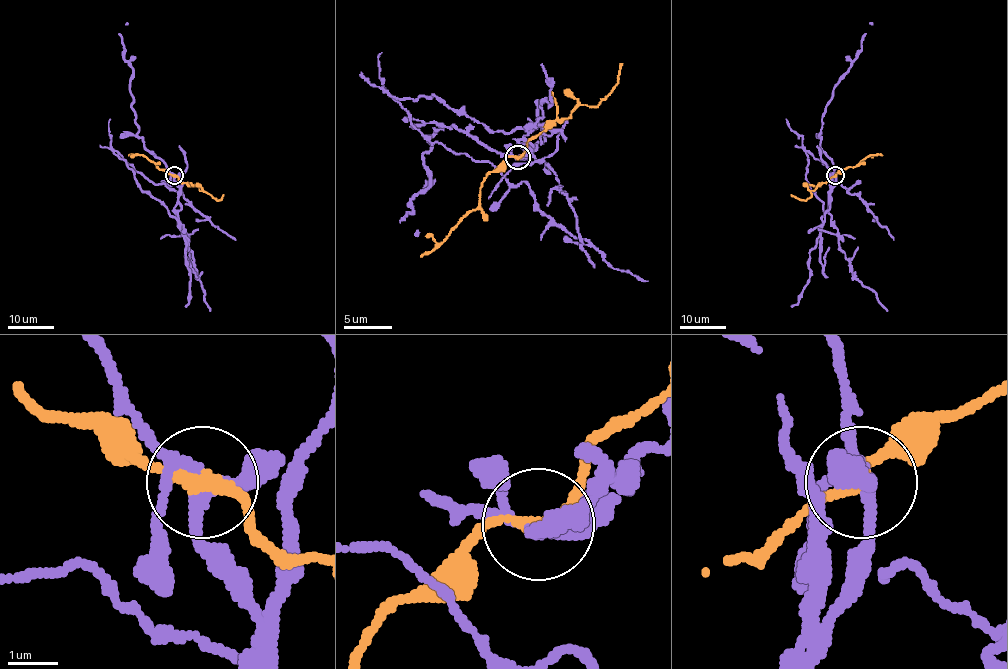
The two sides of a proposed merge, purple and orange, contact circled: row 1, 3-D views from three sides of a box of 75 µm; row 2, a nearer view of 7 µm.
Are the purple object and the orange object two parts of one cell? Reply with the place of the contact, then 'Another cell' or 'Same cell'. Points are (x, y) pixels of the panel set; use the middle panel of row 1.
Place: (517, 157). Another cell

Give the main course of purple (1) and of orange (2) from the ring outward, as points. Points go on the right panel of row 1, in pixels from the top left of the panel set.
1: (835, 175), (823, 220), (823, 203), (807, 181), (808, 150), (828, 168), (837, 184), (857, 195), (894, 240)
2: (835, 176), (820, 183), (805, 200), (791, 194)

